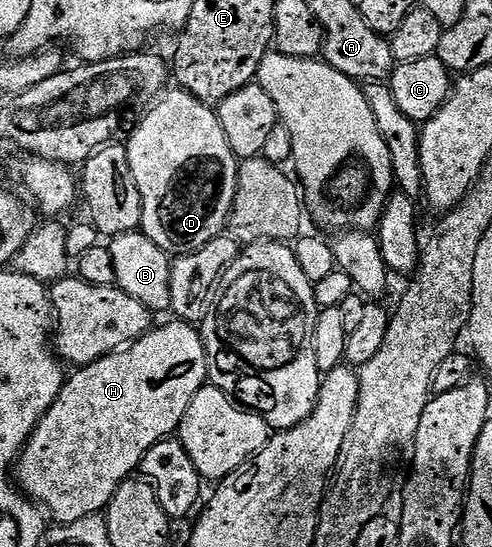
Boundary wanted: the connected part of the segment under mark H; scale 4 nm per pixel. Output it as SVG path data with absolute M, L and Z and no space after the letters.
M173 323L166 324L163 328L158 328L158 326L151 327L146 335L135 340L133 344L112 353L111 356L106 356L104 359L96 361L95 364L87 364L71 371L74 373L71 376L69 373L68 379L63 383L60 394L56 398L56 402L44 414L44 418L38 423L33 434L31 434L26 447L22 449L22 454L16 461L17 487L25 495L29 496L35 504L45 509L51 517L54 515L58 519L55 521L59 525L65 526L74 522L80 522L82 518L99 515L108 507L110 499L114 497L119 486L125 480L131 479L141 469L144 454L148 454L148 450L152 450L152 446L156 446L156 442L173 437L177 433L180 422L184 418L184 410L188 410L192 398L196 398L198 391L207 387L206 351L204 350L201 331L193 324Z

